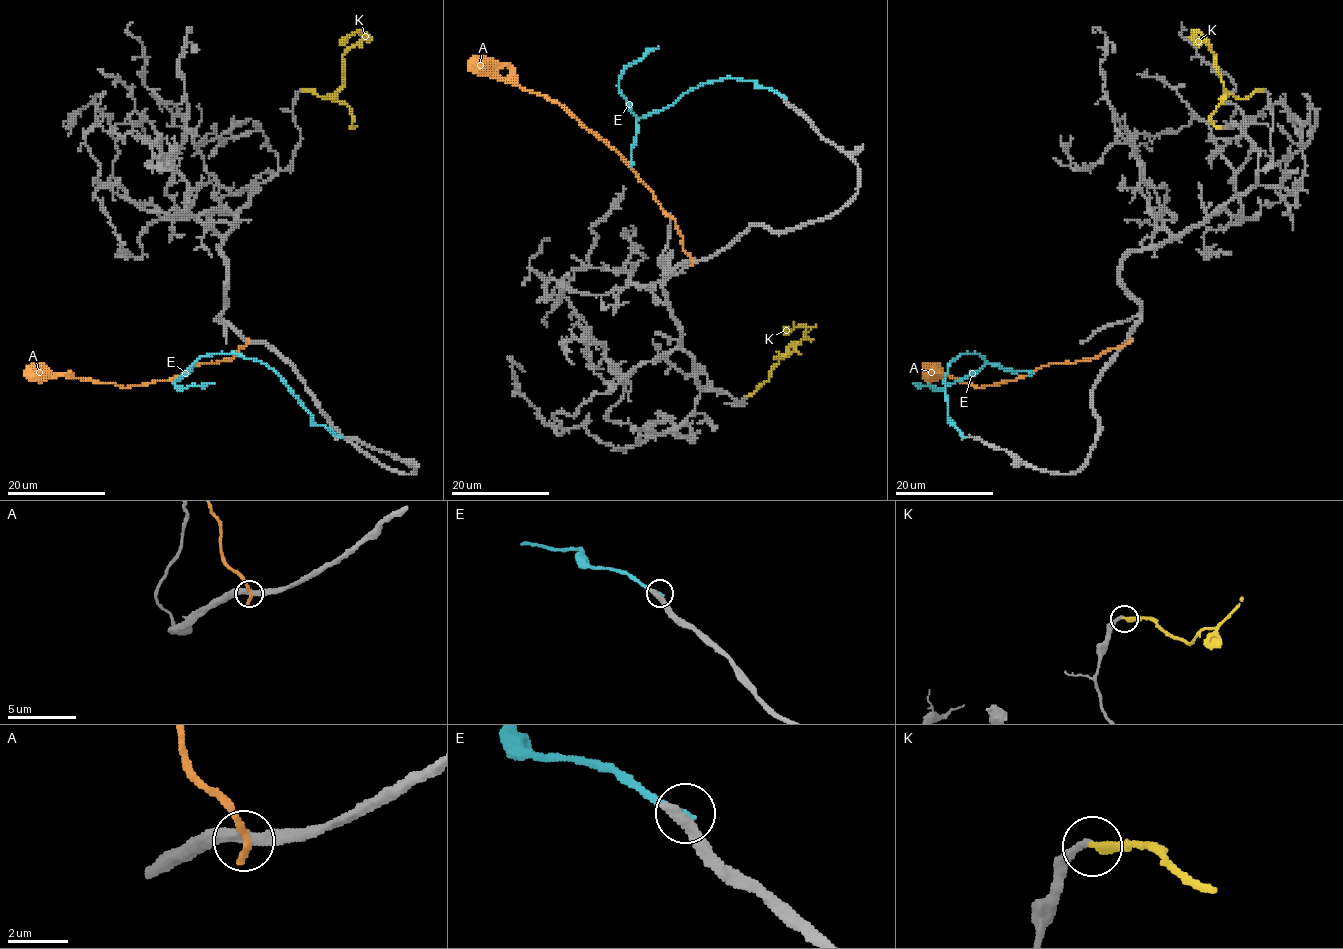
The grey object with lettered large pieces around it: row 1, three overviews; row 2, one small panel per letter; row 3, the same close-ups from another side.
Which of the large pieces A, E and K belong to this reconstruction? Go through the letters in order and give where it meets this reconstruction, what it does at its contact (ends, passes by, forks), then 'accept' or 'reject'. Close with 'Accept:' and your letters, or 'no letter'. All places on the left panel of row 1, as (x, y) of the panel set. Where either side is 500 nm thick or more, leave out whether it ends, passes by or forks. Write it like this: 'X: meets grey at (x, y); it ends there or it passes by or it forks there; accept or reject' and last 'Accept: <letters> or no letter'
A: meets grey at (248, 342); it ends there; reject
E: meets grey at (339, 437); it ends there; reject
K: meets grey at (302, 90); it ends there; accept
Accept: K

